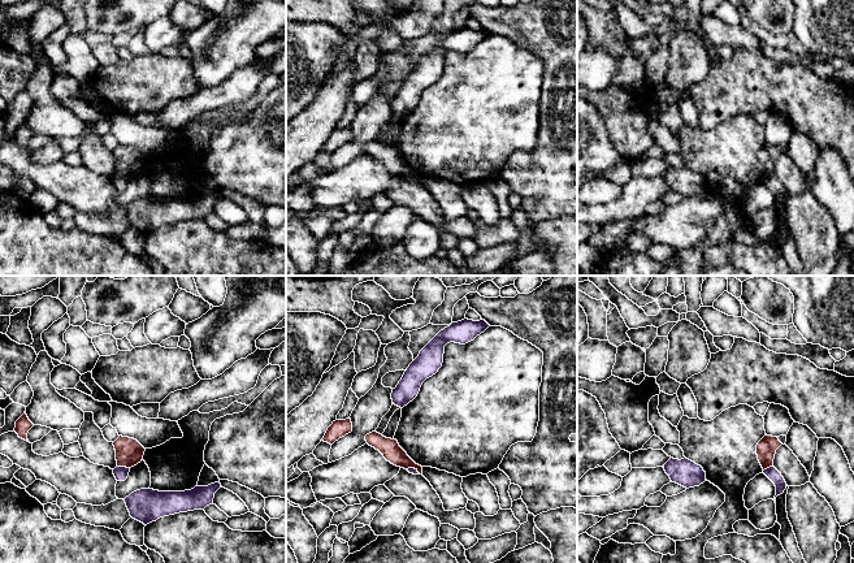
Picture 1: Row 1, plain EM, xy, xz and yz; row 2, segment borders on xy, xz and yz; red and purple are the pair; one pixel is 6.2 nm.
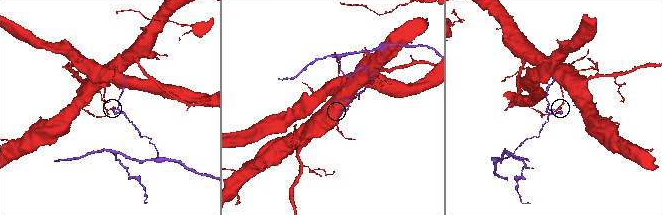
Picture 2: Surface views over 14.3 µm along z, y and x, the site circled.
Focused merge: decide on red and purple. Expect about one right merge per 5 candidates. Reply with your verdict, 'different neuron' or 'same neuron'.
different neuron

